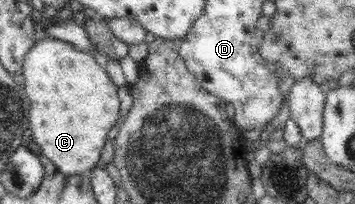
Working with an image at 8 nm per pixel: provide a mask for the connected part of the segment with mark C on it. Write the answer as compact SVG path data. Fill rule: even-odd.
M46 37L36 40L24 56L21 72L26 79L26 95L30 101L30 129L34 143L42 149L42 155L54 163L56 171L66 175L89 174L101 161L102 149L108 131L120 117L118 89L106 70L96 62L94 56L80 51L71 43Z

